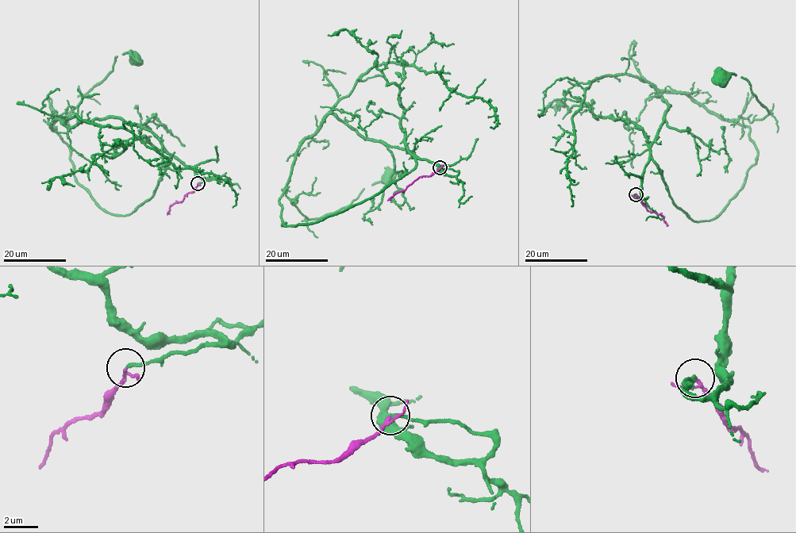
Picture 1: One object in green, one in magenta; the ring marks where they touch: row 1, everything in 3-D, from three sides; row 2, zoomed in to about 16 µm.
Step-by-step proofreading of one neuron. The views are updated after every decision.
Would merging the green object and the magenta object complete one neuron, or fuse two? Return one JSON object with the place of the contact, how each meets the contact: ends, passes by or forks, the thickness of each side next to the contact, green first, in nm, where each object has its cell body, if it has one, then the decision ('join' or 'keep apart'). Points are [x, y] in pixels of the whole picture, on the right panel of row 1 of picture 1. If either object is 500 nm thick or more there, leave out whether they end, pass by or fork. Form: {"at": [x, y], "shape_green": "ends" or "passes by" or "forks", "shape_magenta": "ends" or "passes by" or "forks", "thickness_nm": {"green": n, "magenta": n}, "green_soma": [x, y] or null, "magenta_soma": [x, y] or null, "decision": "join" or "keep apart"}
{"at": [636, 194], "shape_green": "ends", "shape_magenta": "passes by", "thickness_nm": {"green": 200, "magenta": 130}, "green_soma": [721, 78], "magenta_soma": null, "decision": "join"}

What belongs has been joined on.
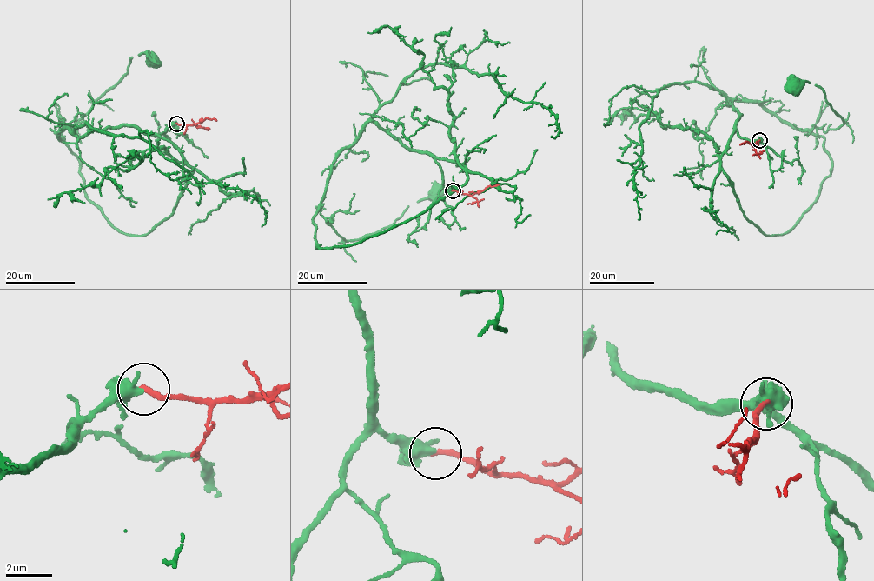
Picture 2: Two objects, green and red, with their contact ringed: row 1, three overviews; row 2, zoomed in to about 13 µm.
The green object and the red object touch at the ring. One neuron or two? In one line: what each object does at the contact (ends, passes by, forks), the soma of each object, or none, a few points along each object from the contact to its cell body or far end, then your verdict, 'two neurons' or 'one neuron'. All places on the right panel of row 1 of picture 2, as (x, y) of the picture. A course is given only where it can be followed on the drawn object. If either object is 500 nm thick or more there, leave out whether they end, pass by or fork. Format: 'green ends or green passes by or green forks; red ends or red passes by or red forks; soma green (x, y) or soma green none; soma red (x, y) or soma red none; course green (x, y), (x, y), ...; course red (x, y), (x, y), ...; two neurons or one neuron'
green ends; red ends; soma green (795, 86); soma red none; course green (759, 140), (739, 136), (742, 114), (728, 102), (751, 100), (804, 129), (842, 124), (823, 89), (792, 87); course red (759, 140), (756, 147), (745, 141), (739, 144); one neuron

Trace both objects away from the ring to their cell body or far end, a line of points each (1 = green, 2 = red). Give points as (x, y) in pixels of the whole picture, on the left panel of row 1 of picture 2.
1: (176, 123), (155, 136), (120, 125), (57, 135), (132, 56), (150, 62)
2: (176, 123), (195, 124), (207, 117), (216, 120)

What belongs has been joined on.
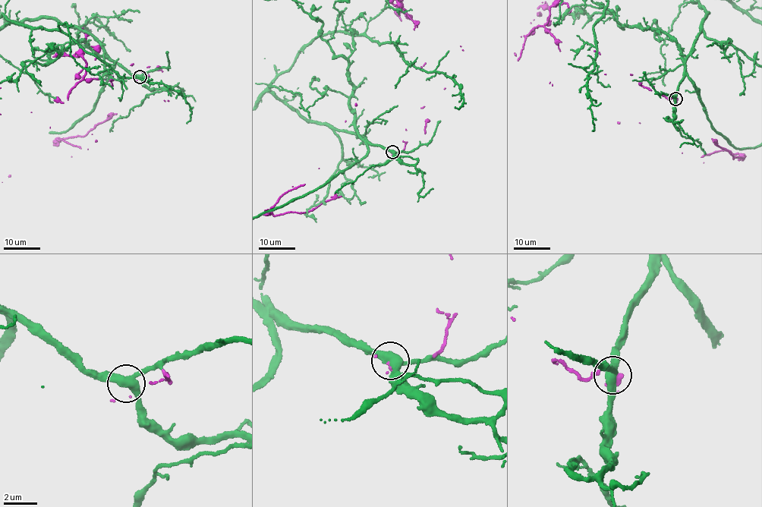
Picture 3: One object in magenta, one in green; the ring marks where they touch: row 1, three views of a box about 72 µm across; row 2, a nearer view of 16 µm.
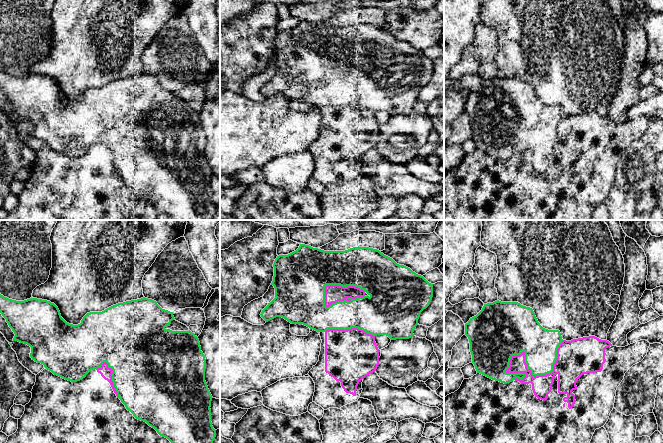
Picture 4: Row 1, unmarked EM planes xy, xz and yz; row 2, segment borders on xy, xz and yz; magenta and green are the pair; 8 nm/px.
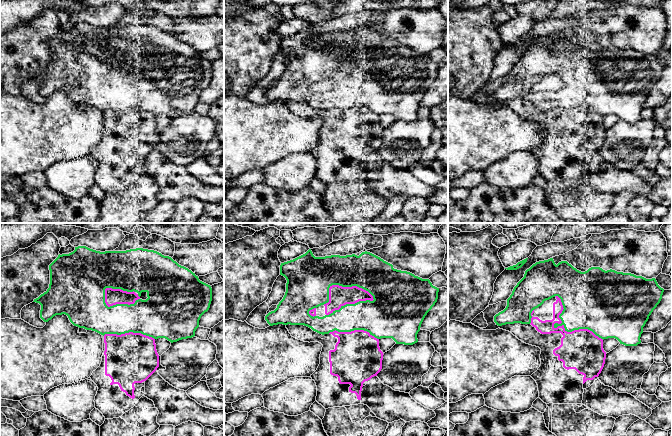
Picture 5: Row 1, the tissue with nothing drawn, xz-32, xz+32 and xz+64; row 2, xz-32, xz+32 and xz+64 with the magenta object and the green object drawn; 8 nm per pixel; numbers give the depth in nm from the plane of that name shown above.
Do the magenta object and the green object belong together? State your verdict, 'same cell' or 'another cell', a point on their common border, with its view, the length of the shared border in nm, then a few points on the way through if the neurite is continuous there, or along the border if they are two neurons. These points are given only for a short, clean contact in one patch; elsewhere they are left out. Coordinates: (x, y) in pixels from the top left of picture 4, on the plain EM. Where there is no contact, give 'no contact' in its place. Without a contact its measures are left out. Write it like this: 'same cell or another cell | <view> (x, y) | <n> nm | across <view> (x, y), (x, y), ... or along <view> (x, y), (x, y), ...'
another cell | yz (531, 150) | 550 nm

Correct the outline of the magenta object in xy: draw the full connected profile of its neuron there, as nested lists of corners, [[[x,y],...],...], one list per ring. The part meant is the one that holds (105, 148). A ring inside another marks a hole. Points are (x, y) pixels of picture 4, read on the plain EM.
[[[104,138],[100,144],[91,146],[82,156],[71,158],[44,145],[36,151],[31,167],[32,174],[24,182],[24,190],[18,195],[17,207],[8,213],[5,220],[172,220],[126,185],[117,171],[112,149],[112,144]]]

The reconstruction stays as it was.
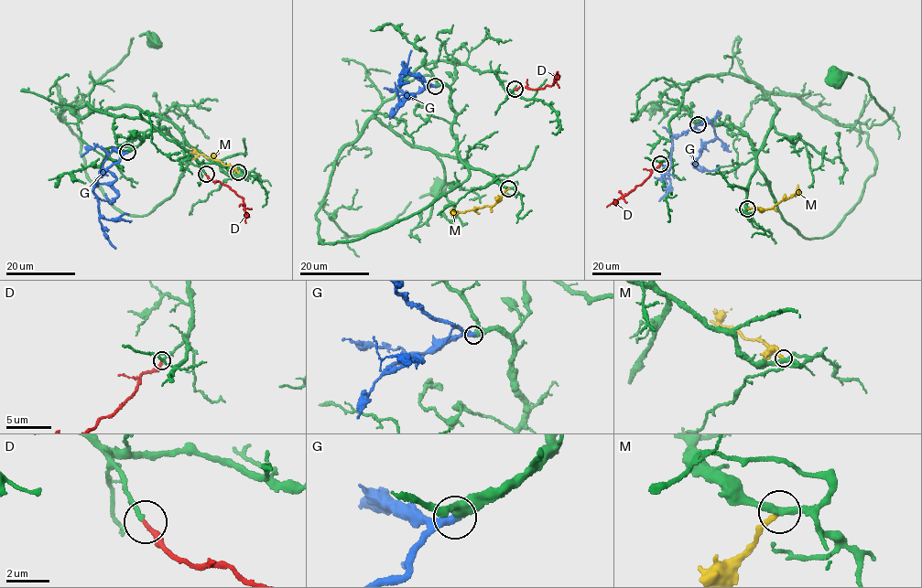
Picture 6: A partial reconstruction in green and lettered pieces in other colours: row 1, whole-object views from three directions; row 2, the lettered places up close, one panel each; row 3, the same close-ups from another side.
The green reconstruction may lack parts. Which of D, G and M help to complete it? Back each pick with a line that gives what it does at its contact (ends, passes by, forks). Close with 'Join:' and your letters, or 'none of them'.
D: it ends
G: it ends
Join: D, G

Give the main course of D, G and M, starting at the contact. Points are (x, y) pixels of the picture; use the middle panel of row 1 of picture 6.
D: (515, 89), (550, 86), (558, 71)
G: (435, 86), (423, 87), (401, 99), (415, 96), (409, 96), (402, 102), (397, 95), (395, 81)
M: (508, 188), (493, 206), (474, 208), (462, 212), (452, 209)

